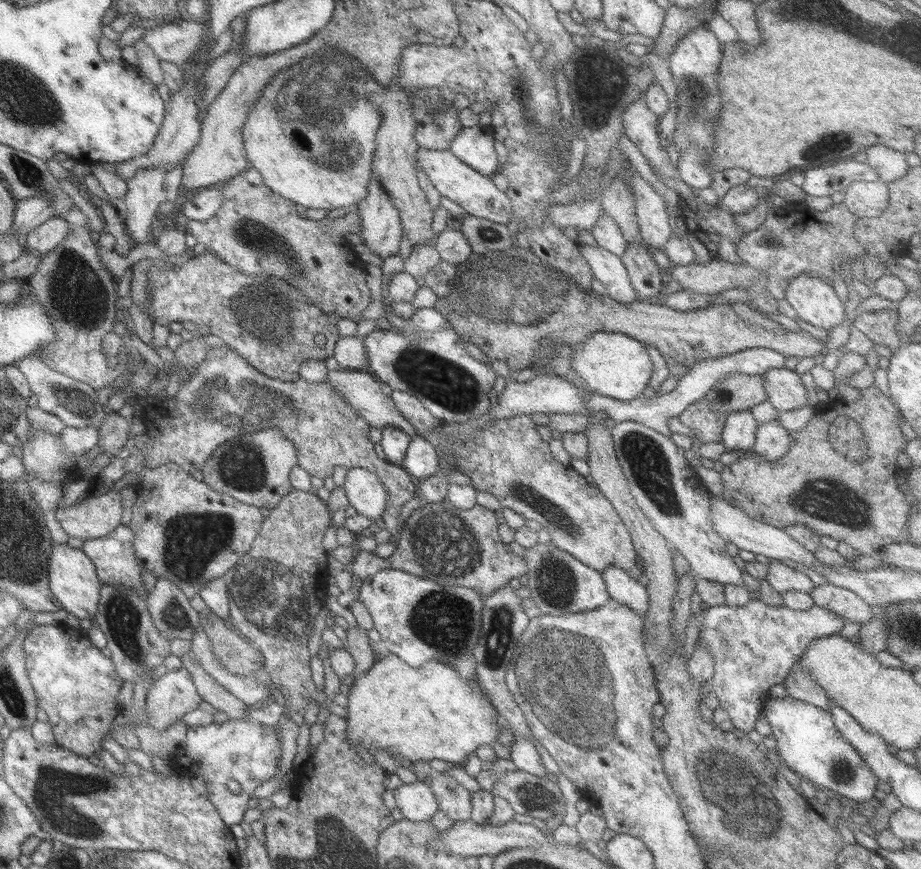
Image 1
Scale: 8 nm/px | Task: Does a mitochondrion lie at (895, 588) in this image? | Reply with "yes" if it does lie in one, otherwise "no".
no

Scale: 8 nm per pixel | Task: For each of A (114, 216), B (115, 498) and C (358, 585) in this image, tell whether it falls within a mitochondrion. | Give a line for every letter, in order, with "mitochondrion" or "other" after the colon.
A: other
B: other
C: other

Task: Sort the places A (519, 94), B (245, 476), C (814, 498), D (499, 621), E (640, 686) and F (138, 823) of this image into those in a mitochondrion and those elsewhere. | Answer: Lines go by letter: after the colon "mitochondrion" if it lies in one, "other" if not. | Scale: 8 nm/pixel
A: mitochondrion
B: mitochondrion
C: mitochondrion
D: mitochondrion
E: other
F: other

